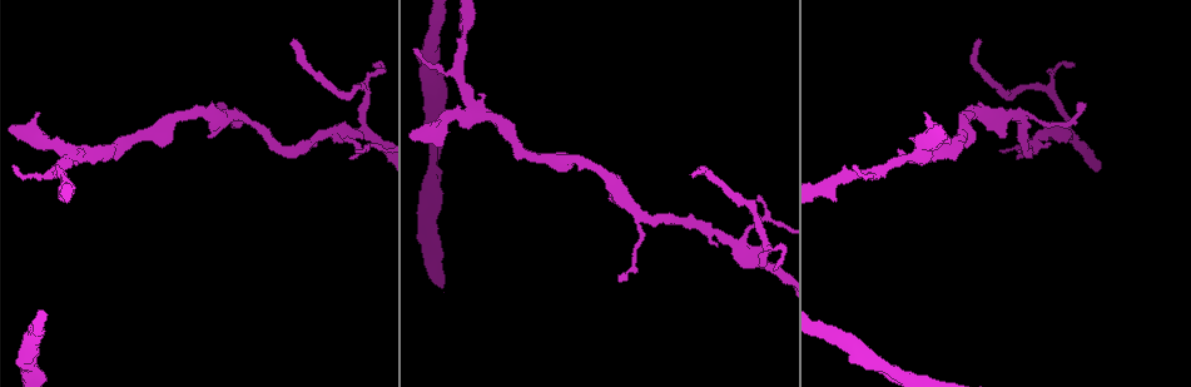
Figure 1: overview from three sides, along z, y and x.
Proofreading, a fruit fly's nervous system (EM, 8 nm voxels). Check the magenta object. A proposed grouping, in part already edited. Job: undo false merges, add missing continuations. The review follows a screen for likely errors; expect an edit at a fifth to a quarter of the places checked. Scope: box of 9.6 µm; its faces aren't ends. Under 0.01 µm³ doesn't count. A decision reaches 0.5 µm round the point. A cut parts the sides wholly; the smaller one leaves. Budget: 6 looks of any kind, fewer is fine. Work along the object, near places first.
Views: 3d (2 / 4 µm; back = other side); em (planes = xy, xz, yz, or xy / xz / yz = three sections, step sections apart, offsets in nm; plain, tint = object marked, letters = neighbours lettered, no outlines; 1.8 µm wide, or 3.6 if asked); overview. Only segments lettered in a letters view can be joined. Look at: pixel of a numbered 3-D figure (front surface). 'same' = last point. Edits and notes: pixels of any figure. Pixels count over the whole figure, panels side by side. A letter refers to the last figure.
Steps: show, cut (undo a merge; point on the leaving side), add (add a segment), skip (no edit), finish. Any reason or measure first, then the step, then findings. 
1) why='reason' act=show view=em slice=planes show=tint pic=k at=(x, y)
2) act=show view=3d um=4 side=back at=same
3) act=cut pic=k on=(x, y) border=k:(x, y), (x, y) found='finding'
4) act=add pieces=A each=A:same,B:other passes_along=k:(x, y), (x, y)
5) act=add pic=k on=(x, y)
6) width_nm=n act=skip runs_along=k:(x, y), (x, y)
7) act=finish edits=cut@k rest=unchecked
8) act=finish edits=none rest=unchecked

why='a fork' act=show view=3d um=2 side=back pic=1 at=(738, 244)

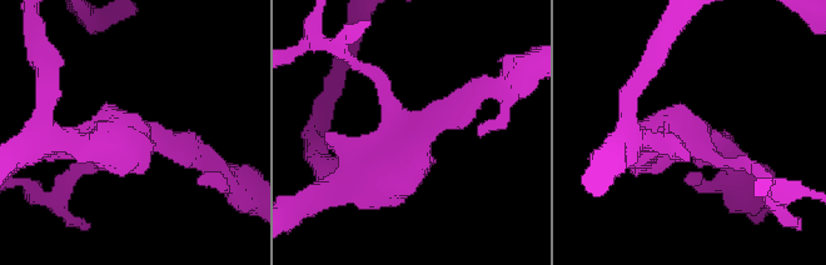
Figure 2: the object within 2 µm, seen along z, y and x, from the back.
why='need the tissue' act=show view=em slice=planes show=letters pic=2 at=(421, 126)

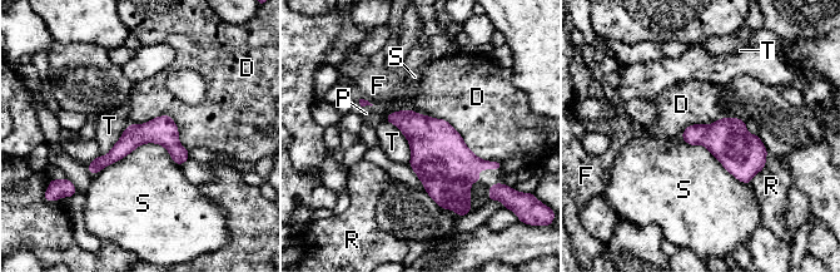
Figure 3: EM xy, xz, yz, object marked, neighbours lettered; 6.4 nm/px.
arms=3 act=skip each=D:other,F:other,P:other,R:other,S:other,T:other border=3:(411, 108), (502, 164) found='all the same neuron'

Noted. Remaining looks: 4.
why='three arms meet' act=show view=em slice=planes show=plain pic=1 at=(240, 116)

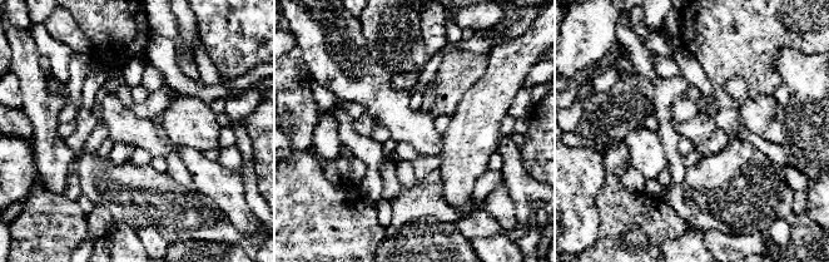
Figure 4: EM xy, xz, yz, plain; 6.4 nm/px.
act=show view=em slice=planes show=letters at=same

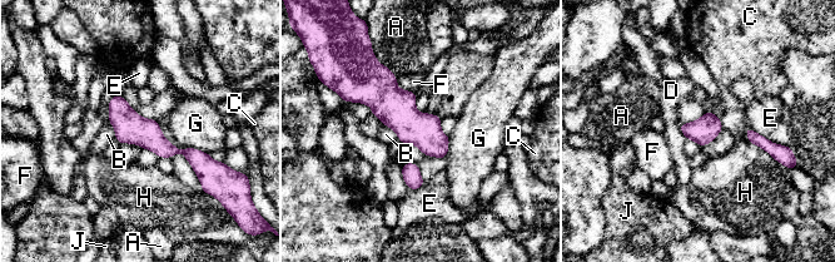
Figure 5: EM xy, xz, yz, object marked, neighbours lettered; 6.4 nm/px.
width_nm=170 act=skip each=A:other,B:other,C:other,D:other,E:other,F:other,G:other,H:other,J:other border=5:(711, 110), (719, 118) found='continuous, no second neuron'

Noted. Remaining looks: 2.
why='end of a long branch' act=show view=3d um=4 side=back pic=1 at=(978, 40)

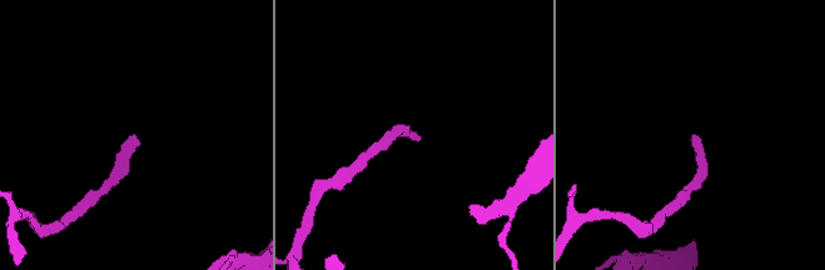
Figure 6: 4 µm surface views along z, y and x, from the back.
act=show view=em slice=planes show=letters pic=6 at=(692, 137)

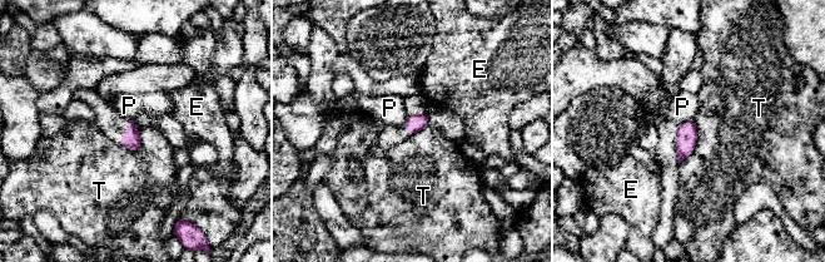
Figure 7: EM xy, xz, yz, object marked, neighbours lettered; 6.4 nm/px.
act=skip each=E:other,P:other,T:other border=7:(132, 120), (139, 138), (137, 152) found='none of them fits'

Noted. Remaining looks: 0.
act=finish edits=none rest=unchecked

